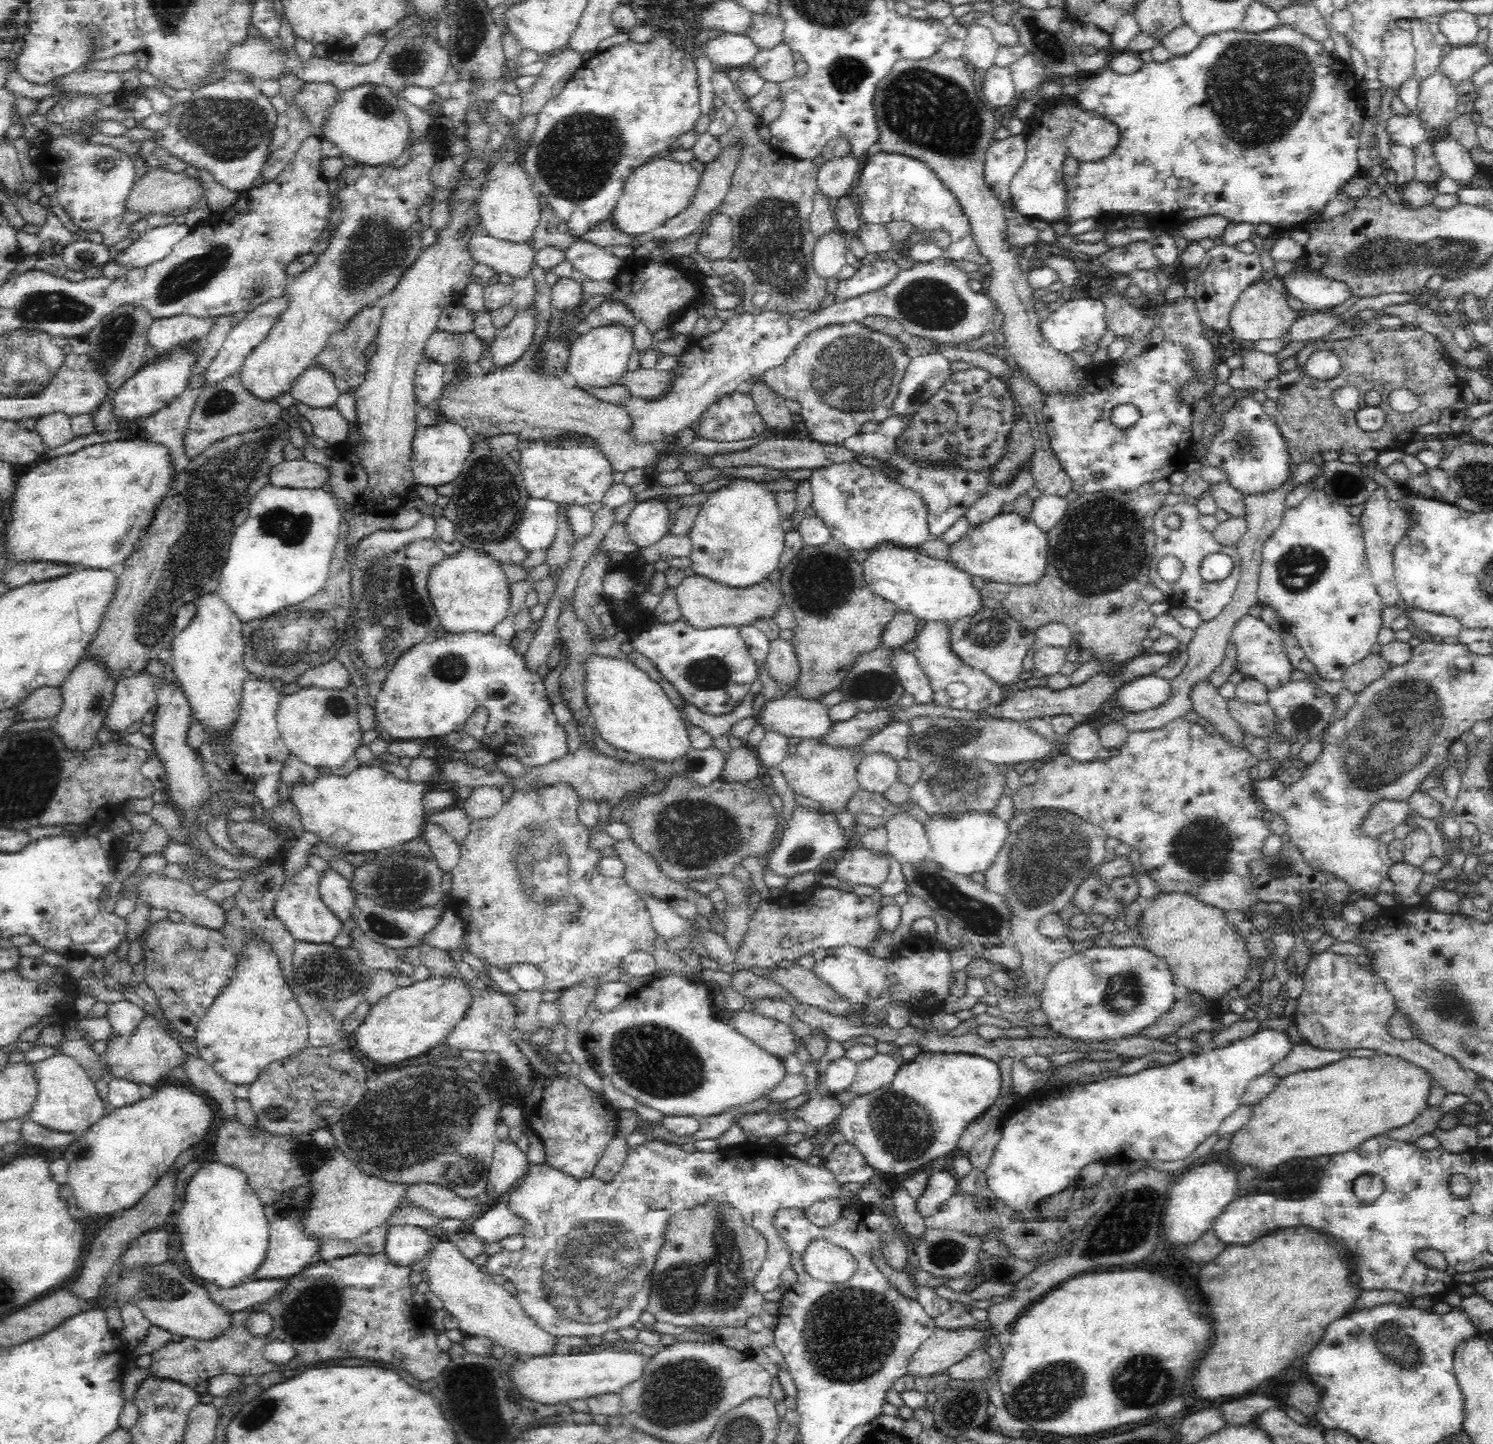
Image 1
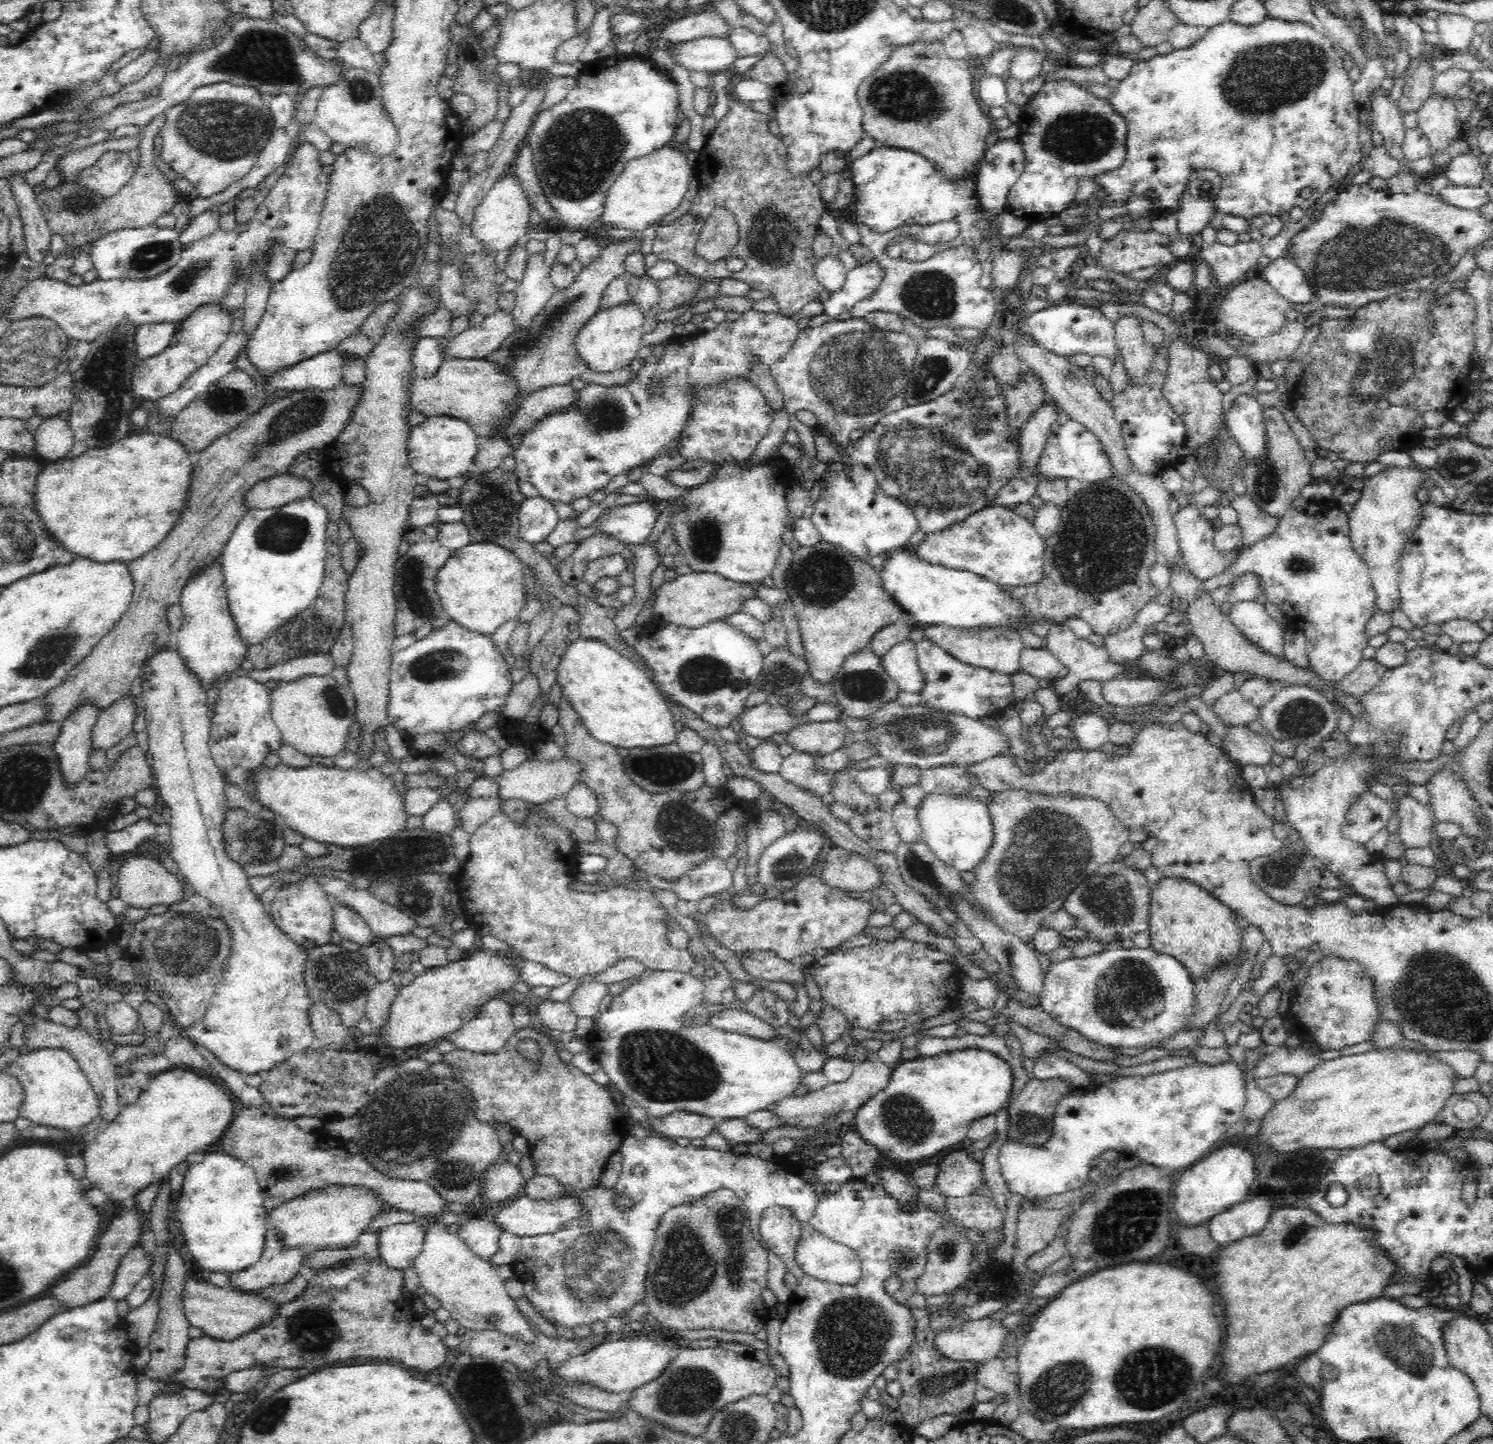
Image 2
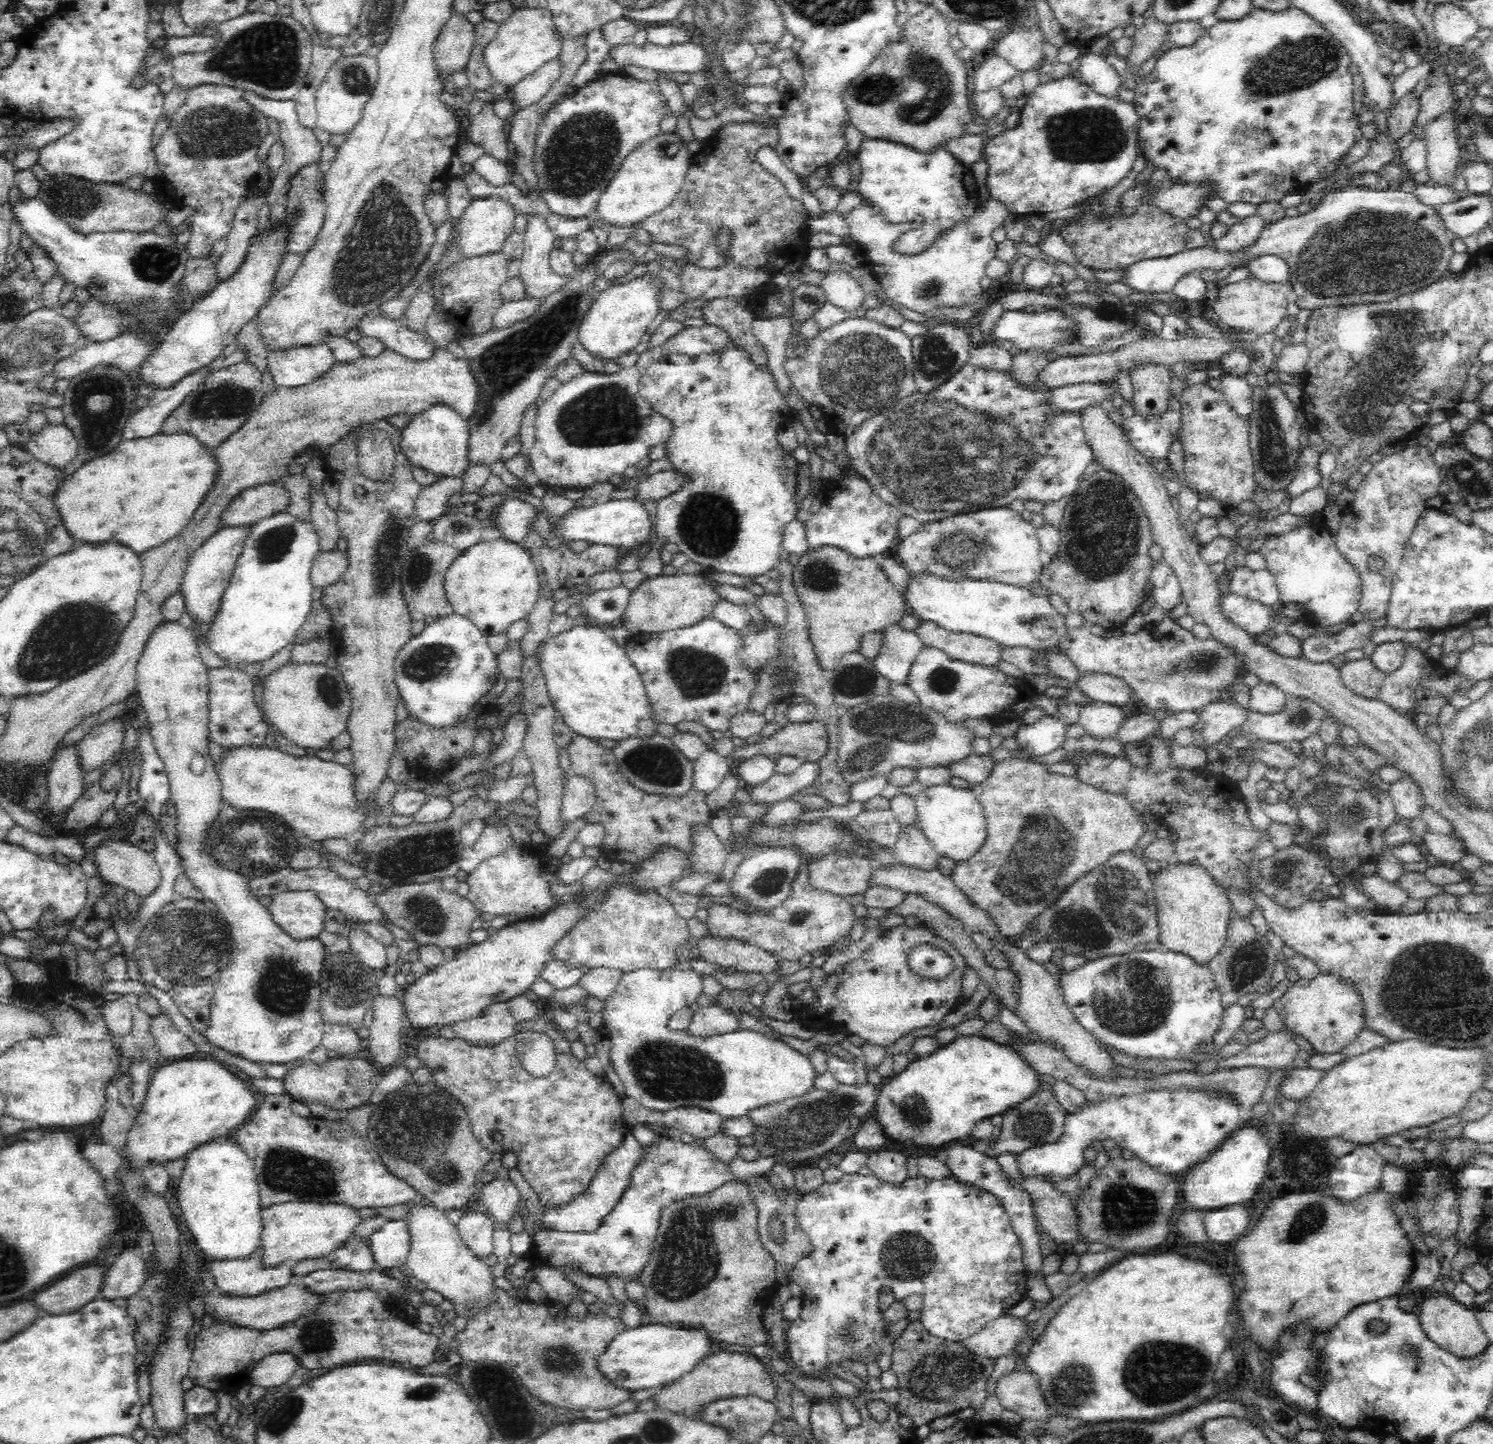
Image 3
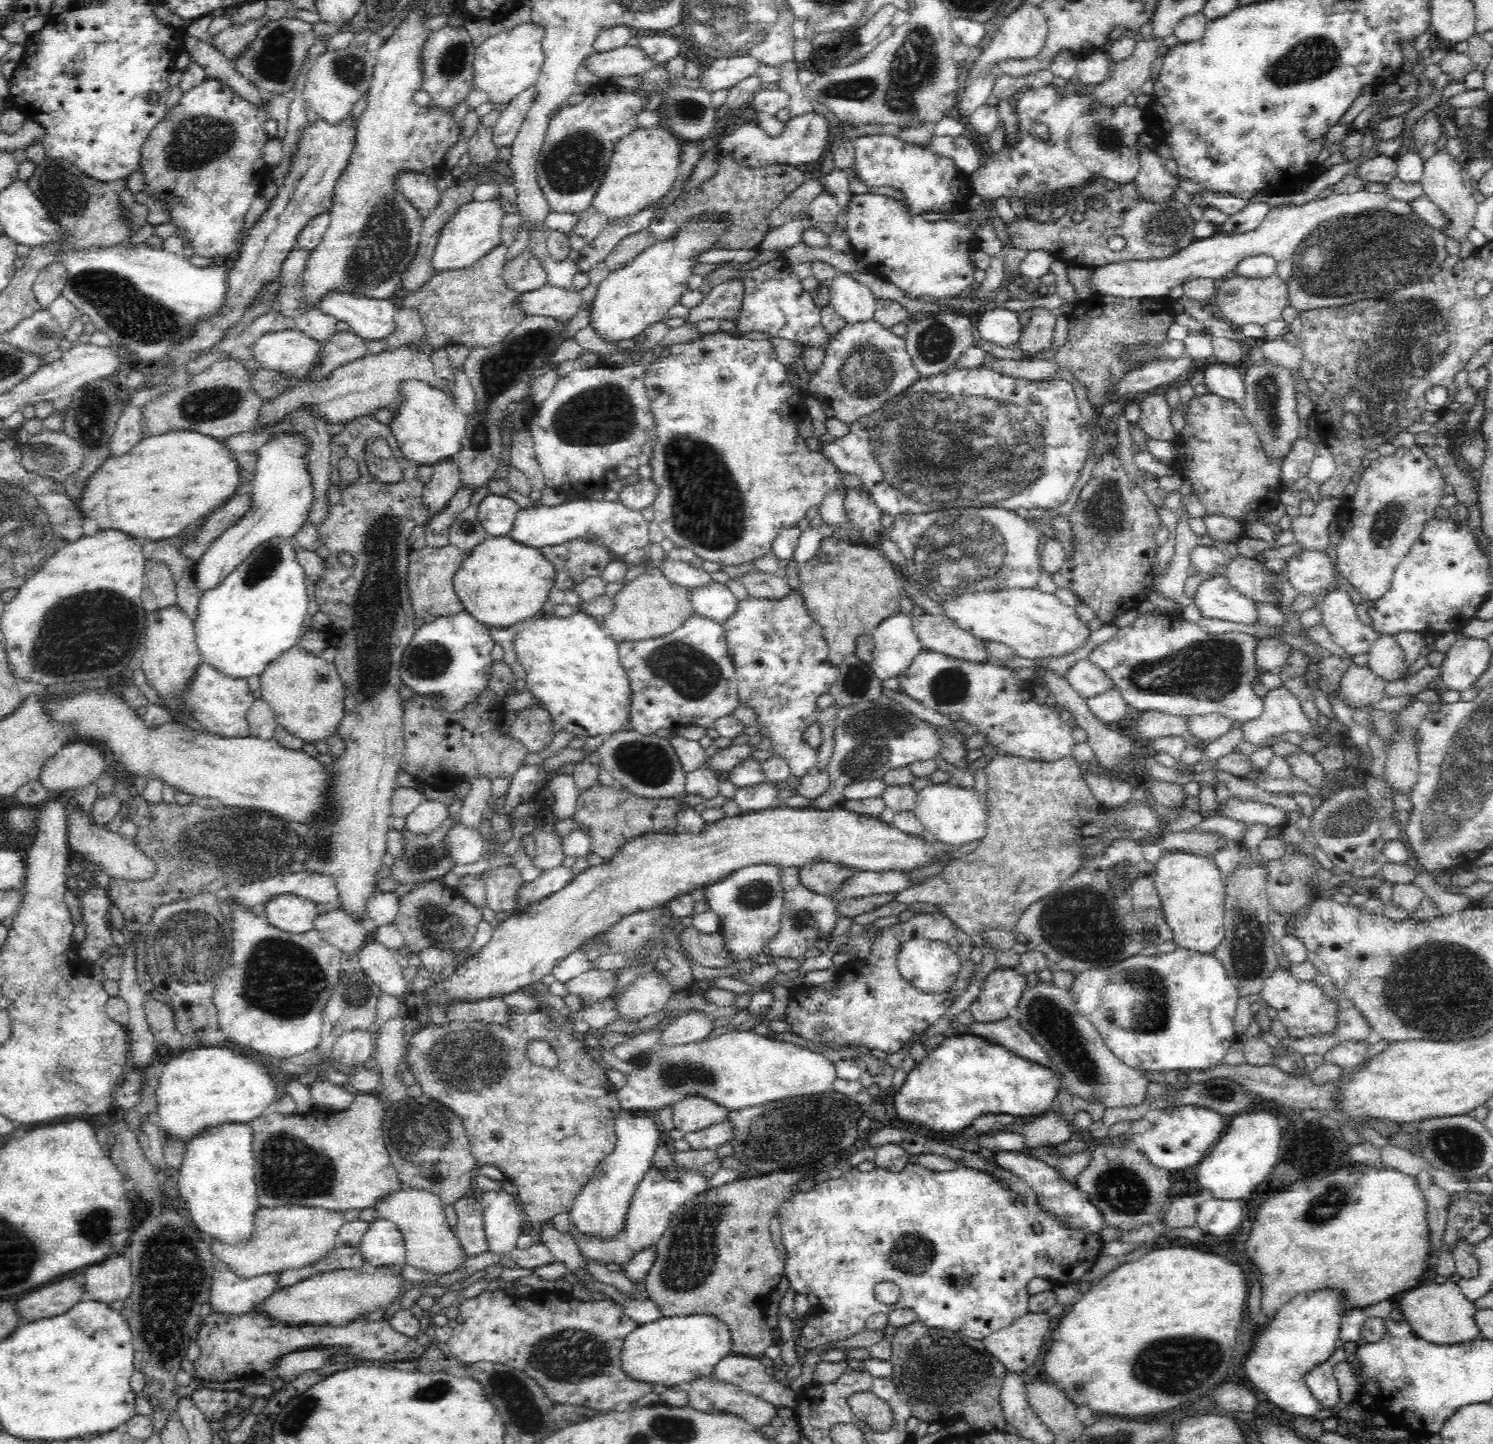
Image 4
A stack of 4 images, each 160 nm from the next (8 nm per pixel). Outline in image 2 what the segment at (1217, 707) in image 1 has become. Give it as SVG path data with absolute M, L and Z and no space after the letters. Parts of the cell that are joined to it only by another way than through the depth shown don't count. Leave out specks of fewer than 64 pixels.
M1227 725L1222 749L1242 767L1248 764L1263 767L1271 763L1275 754L1272 741L1252 732L1246 725Z

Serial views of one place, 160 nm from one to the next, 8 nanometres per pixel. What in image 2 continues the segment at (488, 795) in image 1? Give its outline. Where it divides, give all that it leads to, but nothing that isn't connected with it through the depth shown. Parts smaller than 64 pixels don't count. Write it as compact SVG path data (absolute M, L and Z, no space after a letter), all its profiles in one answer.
M499 795L469 798L458 813L458 819L464 831L472 834L484 822L502 813L503 800Z

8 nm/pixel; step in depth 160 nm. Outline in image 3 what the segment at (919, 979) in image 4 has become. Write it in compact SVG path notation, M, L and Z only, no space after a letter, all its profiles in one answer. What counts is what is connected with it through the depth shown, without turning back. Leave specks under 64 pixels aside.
M918 944L913 948L909 966L914 973L930 978L944 978L954 967L950 957L930 944Z

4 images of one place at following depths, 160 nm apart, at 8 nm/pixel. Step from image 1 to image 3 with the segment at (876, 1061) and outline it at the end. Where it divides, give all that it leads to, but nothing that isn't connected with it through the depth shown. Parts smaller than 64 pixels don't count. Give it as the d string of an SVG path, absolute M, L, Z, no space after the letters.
M839 1084L834 1090L820 1090L812 1087L796 1098L785 1098L780 1102L750 1110L748 1115L758 1125L752 1132L752 1146L760 1156L774 1156L776 1163L789 1164L794 1161L828 1156L834 1147L839 1146L855 1133L850 1127L850 1118L866 1119L872 1112L879 1095L879 1087L870 1084Z

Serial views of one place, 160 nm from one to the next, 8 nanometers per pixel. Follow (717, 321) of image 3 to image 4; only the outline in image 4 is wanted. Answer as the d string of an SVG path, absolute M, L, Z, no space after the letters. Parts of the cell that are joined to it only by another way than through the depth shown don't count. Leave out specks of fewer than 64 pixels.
M742 281L718 284L697 306L689 310L686 320L693 323L704 320L732 320L736 323L744 298L744 289Z

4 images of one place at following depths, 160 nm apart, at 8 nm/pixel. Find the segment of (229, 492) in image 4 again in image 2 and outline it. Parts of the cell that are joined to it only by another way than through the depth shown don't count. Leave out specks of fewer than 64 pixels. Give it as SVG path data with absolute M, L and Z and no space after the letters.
M135 432L116 442L110 443L110 446L91 448L75 457L66 456L57 461L48 462L41 466L42 470L34 482L33 498L31 499L34 514L38 515L39 523L45 536L67 553L74 554L76 557L87 558L98 564L112 564L112 562L127 564L142 556L154 545L157 545L166 536L166 533L171 529L175 518L178 516L178 512L182 510L182 500L184 500L186 490L188 490L192 465L188 455L184 447L169 436L163 437L152 433L139 434Z

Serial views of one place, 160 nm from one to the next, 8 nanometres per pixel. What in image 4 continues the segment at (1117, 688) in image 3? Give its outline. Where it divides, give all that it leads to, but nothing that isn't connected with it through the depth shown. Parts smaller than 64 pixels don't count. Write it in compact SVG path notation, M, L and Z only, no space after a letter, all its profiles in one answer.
M1089 658L1078 660L1064 678L1084 700L1117 689L1114 680L1090 662Z

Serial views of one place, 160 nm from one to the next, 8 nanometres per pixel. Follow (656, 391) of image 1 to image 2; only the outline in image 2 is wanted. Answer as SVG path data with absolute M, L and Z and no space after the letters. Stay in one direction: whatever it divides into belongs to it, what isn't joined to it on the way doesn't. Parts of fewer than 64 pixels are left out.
M639 236L604 244L602 257L593 266L583 268L568 289L556 291L543 306L540 314L534 316L532 327L528 331L512 332L498 351L484 359L509 366L512 374L518 379L518 387L522 393L529 393L543 386L565 385L573 380L599 384L606 388L630 386L632 380L636 378L636 371L622 369L606 373L594 372L578 357L575 341L578 332L586 326L586 322L598 313L606 286L617 279L626 280L629 277L624 268L624 260L626 256L642 250L643 239L637 237Z

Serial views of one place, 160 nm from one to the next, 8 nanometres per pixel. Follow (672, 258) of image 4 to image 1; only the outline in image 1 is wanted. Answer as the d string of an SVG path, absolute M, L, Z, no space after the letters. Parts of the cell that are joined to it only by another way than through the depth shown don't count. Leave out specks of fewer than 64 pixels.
M610 326L593 329L584 335L579 334L571 345L565 370L574 376L576 386L580 390L596 390L608 388L618 384L627 369L630 353L634 349L633 329L624 329L620 326Z

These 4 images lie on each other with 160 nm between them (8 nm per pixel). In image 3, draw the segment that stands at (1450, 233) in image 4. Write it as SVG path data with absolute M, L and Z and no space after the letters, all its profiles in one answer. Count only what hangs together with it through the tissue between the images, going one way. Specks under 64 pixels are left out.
M1443 112L1422 127L1427 148L1427 170L1431 178L1429 184L1450 187L1458 176L1460 154L1458 122L1454 120L1454 112Z

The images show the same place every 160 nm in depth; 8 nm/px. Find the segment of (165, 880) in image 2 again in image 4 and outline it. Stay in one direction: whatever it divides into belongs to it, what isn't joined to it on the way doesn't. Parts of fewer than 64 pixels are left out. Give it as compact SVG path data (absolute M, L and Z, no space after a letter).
M78 810L69 814L68 844L71 851L80 852L85 858L85 865L100 866L109 878L119 878L128 882L146 882L154 878L157 864L134 841L128 841L106 827L94 825L90 816Z

